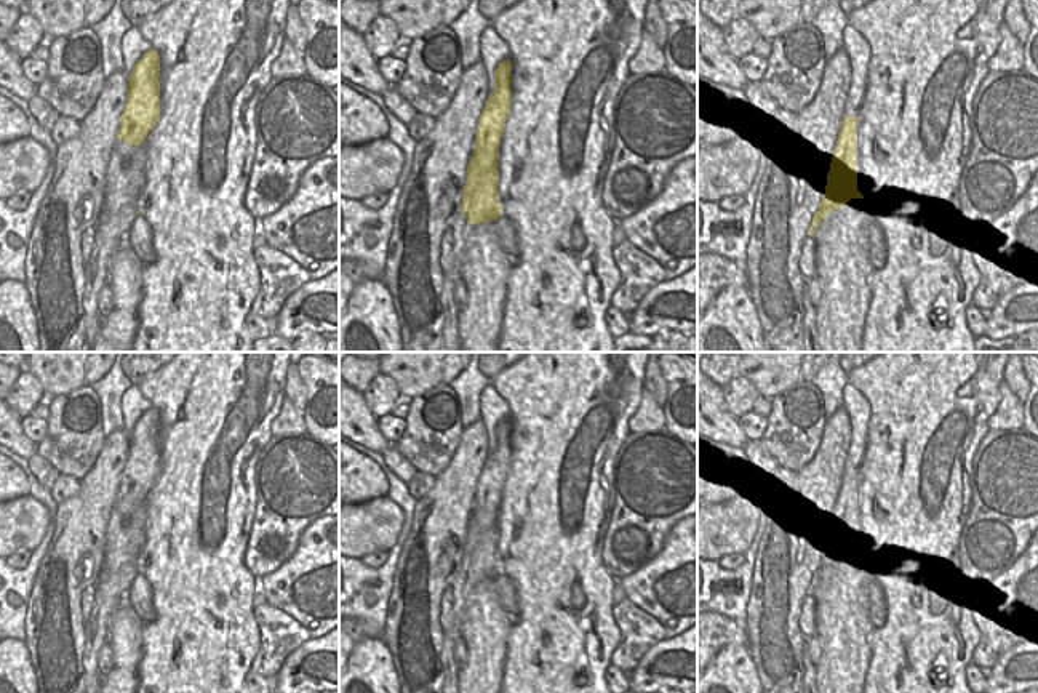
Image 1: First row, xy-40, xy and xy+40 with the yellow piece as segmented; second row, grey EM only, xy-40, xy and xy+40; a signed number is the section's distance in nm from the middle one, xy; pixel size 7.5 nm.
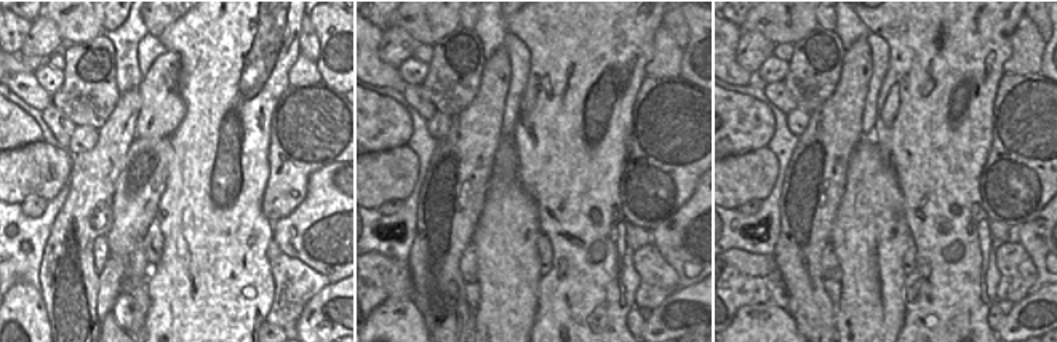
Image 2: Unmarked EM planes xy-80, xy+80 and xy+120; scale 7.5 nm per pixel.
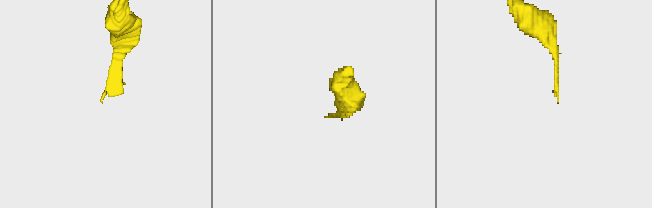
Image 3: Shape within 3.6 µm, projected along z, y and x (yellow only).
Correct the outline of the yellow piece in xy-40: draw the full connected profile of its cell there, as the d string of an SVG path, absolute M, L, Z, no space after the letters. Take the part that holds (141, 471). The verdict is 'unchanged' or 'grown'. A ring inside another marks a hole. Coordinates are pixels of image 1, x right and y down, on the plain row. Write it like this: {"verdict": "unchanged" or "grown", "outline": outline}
{"verdict": "unchanged", "outline": "M146 410L128 435L128 458L120 477L117 498L128 504L146 501L160 475L160 413Z"}

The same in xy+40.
{"verdict": "unchanged", "outline": "M844 472L827 533L825 552L812 575L808 594L814 597L819 581L828 571L841 568L851 557L864 557L864 554L857 549L857 475Z"}

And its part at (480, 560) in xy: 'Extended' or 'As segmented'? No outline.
Extended.

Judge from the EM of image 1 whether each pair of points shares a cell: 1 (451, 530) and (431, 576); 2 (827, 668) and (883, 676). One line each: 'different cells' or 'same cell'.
1: same cell
2: different cells

